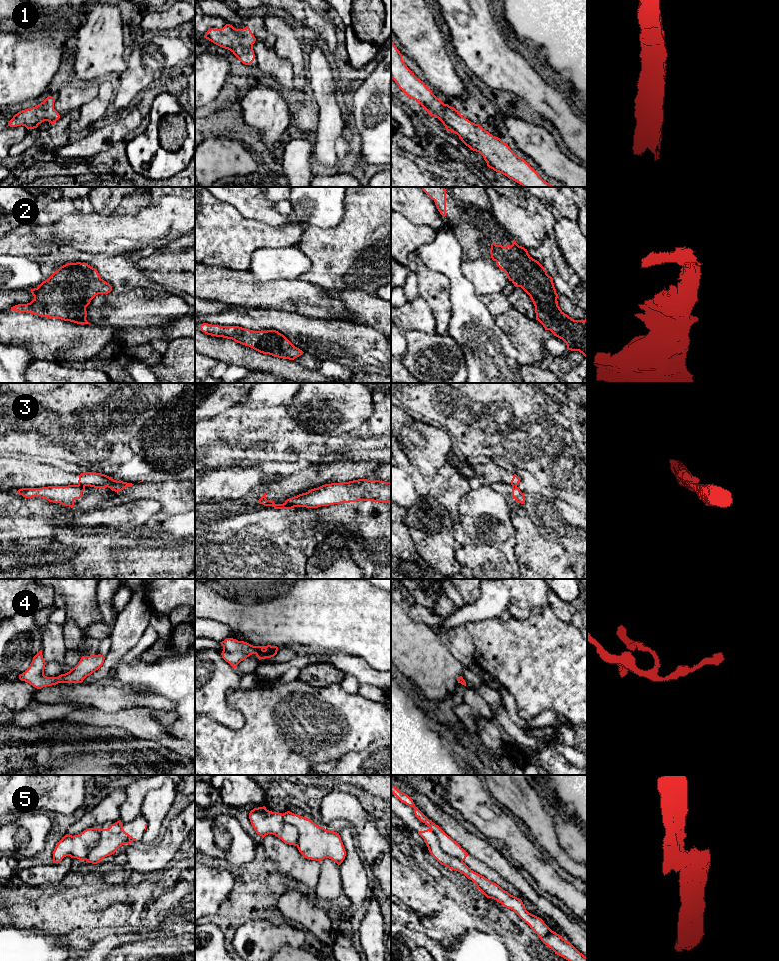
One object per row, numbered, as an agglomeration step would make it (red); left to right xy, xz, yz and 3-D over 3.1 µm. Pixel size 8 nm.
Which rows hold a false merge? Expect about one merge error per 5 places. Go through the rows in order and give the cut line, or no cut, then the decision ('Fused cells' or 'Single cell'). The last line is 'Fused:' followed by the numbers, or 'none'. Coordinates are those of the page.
1: No split. Single cell
2: No split. Single cell
3: Split along xy (78, 484), (84, 486). Fused cells
4: No split. Single cell
5: Split along yz (431, 829), (436, 836), (439, 846), (462, 862). Fused cells
Fused: 3, 5

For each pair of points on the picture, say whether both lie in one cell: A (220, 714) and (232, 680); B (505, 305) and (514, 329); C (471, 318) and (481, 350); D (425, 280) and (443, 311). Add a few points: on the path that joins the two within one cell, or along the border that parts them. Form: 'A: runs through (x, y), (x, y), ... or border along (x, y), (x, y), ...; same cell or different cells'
A: runs through (220, 706), (220, 692), (224, 688); same cell
B: border along (512, 307), (495, 318); different cells
C: runs through (472, 326), (481, 342); same cell
D: runs through (433, 288), (438, 296), (439, 303); same cell

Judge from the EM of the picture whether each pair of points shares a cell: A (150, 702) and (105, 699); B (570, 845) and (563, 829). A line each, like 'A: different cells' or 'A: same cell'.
A: same cell
B: same cell

